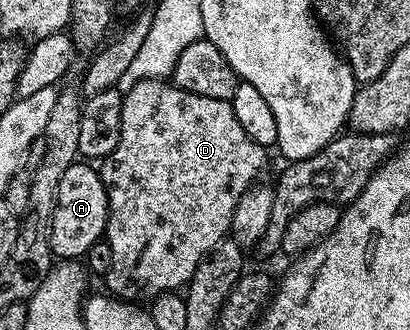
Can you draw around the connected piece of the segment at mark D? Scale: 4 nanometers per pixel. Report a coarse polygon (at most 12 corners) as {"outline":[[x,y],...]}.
{"outline":[[124,92],[110,296],[184,288],[264,163],[230,100]]}

